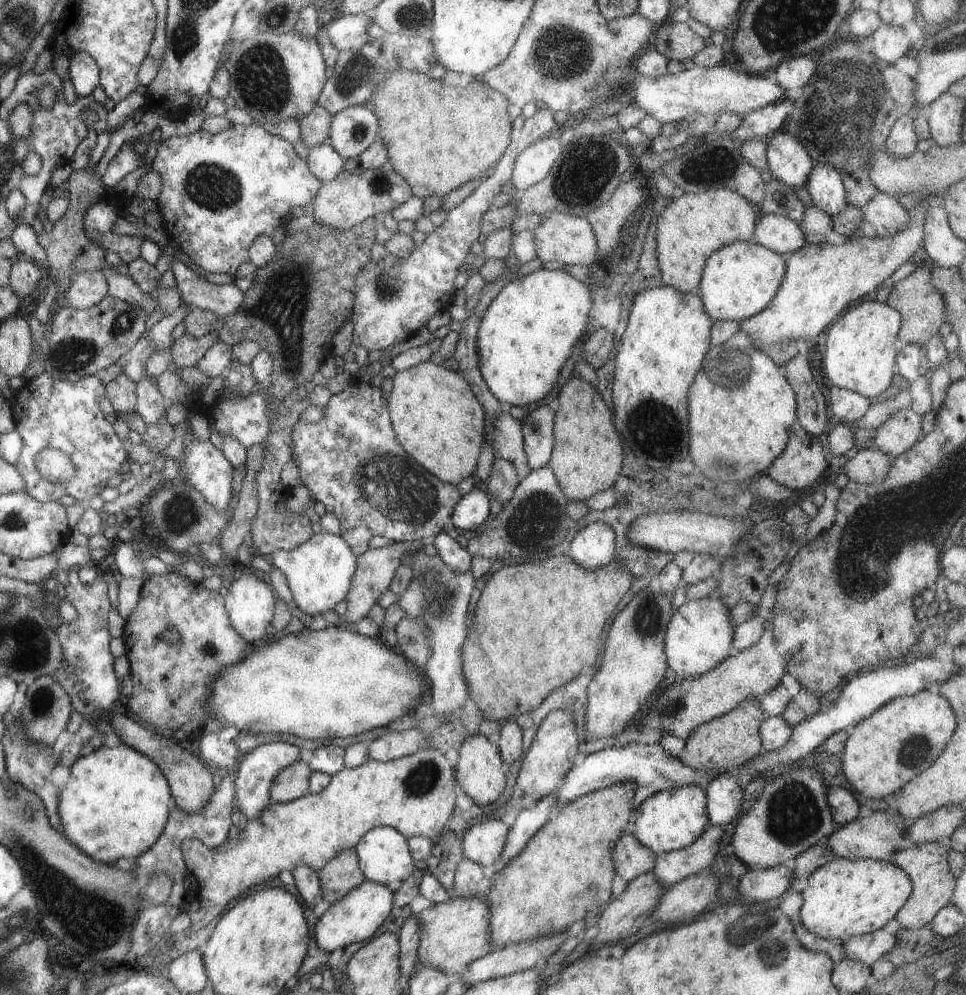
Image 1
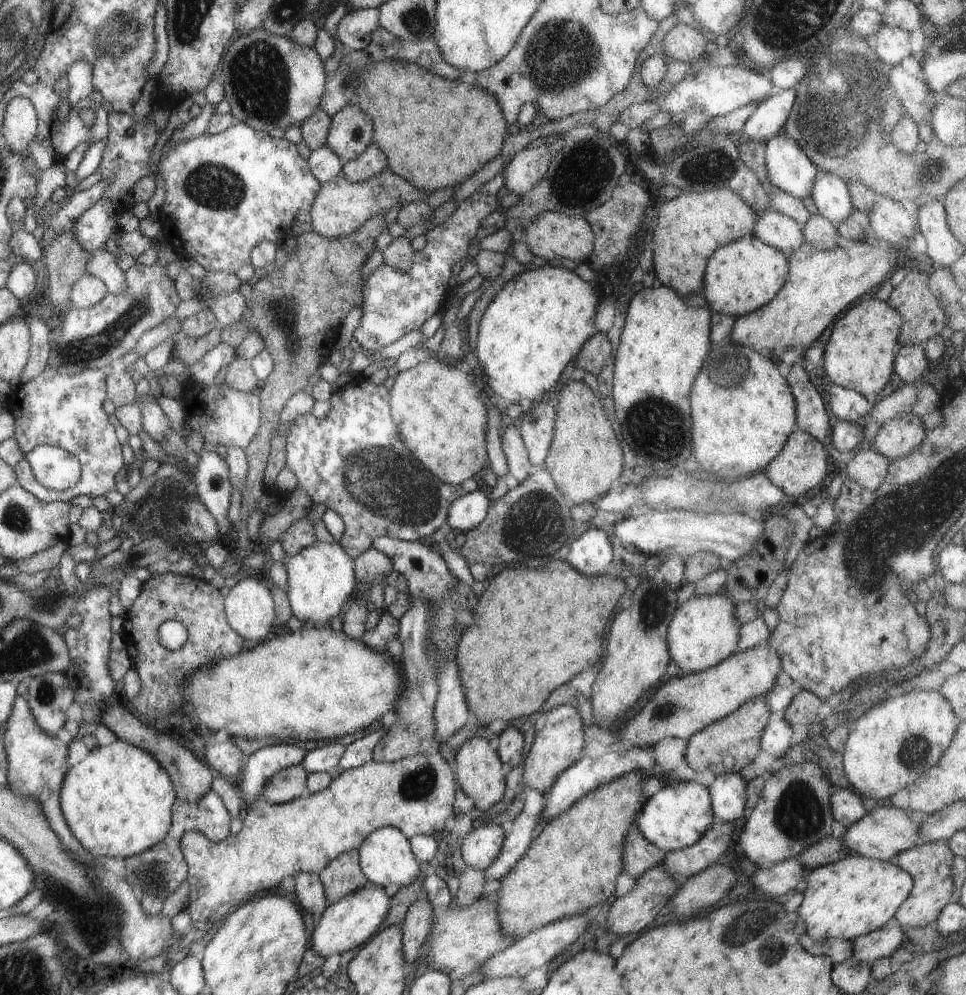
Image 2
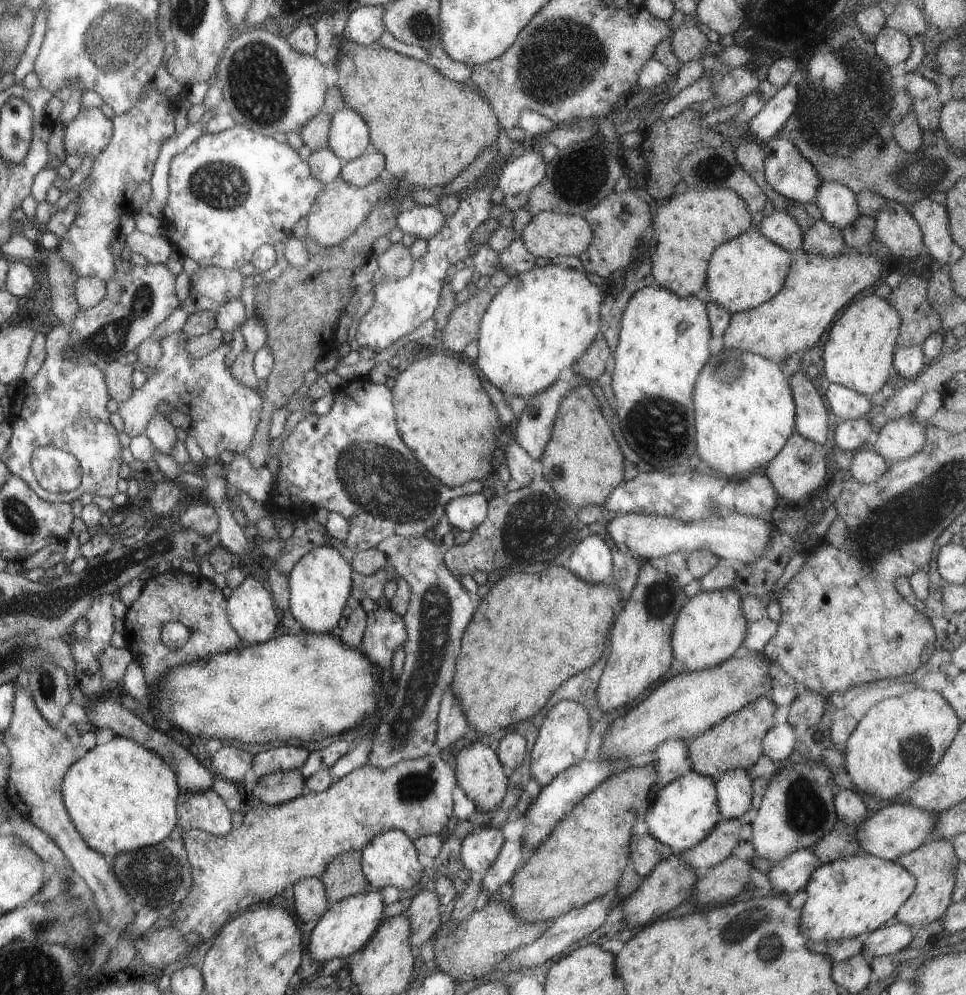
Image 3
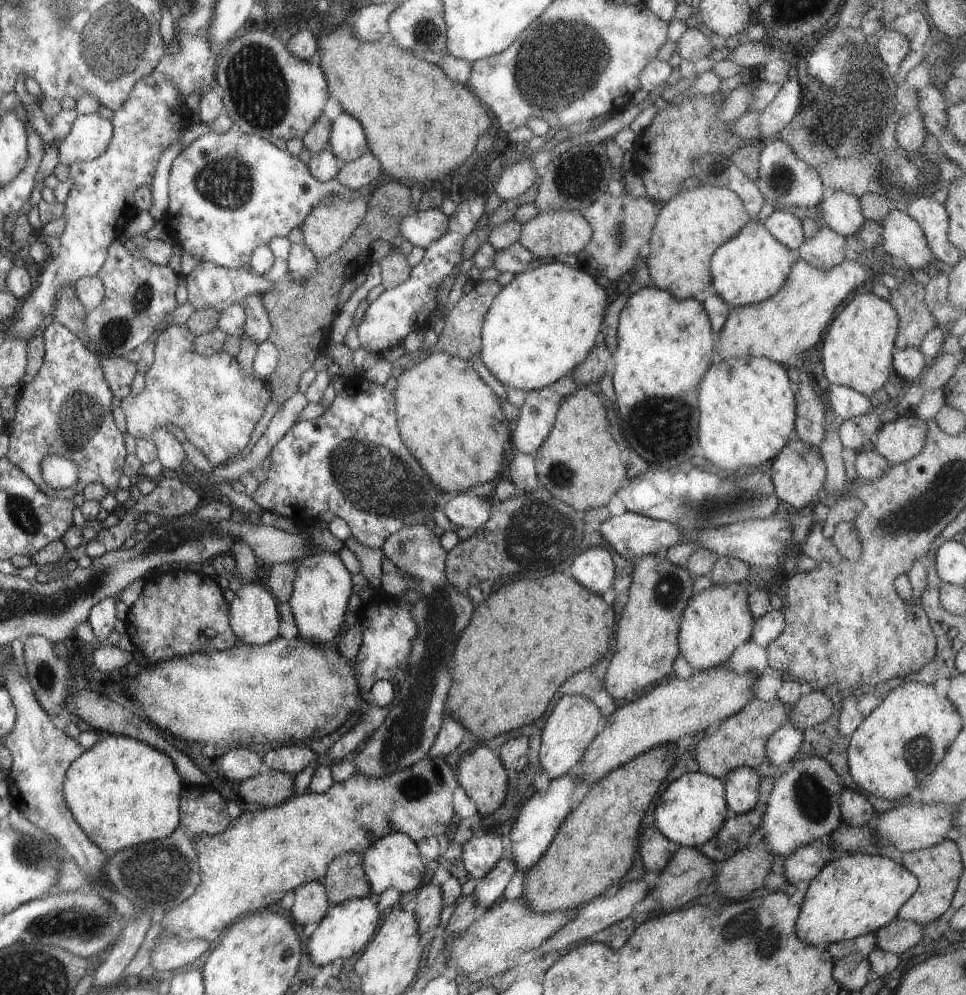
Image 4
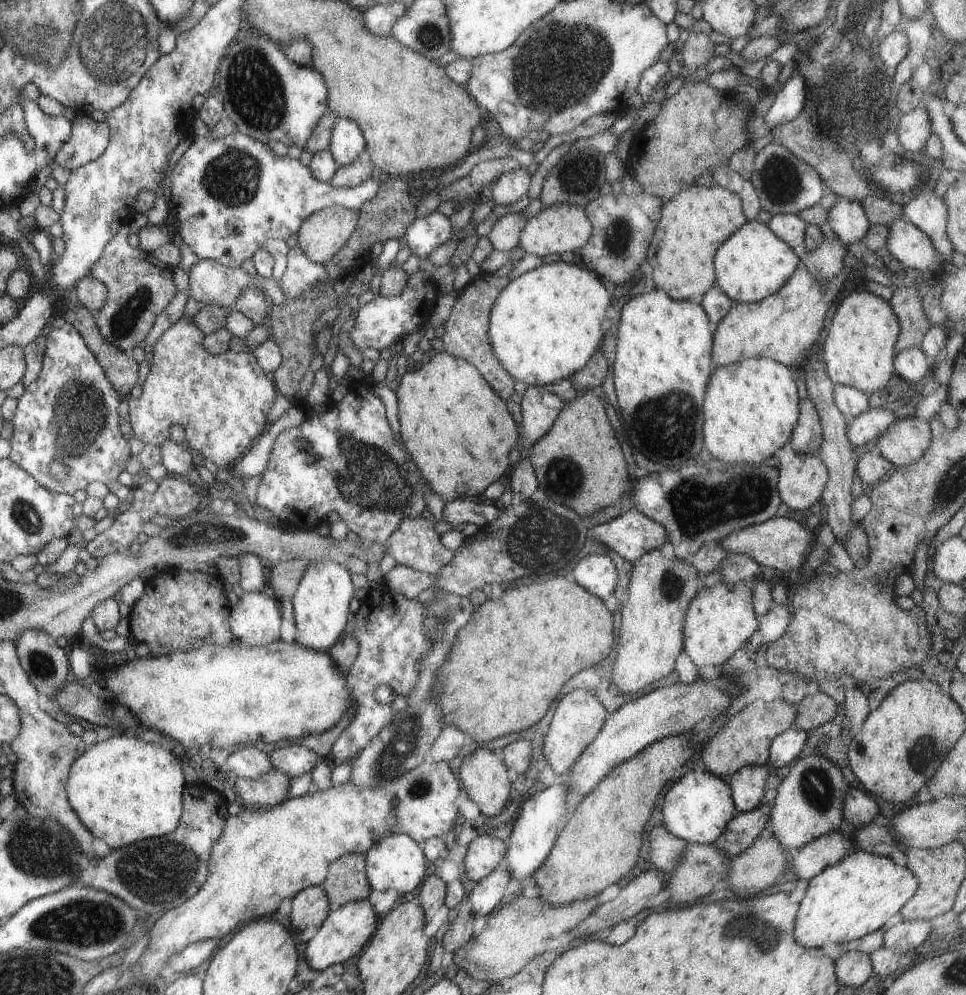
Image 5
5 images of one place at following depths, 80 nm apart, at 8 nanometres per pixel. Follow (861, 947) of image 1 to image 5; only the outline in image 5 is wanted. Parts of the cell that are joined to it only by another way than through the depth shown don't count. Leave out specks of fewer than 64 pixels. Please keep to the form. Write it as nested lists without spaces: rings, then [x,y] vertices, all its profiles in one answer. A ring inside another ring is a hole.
[[[902,920],[885,931],[882,946],[898,954],[911,953],[913,948],[923,944],[930,930],[929,920]]]

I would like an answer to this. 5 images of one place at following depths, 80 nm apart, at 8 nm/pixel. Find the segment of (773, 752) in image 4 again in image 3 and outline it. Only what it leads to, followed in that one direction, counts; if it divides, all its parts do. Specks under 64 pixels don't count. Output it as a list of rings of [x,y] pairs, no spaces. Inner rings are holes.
[[[775,723],[760,742],[762,754],[772,760],[774,764],[785,760],[793,752],[796,744],[793,727],[789,723]]]

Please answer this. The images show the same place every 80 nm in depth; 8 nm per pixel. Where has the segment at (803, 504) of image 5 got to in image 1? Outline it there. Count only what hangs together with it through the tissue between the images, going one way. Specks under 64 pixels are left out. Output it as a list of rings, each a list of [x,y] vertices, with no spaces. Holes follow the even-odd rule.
[[[794,424],[782,453],[765,470],[777,484],[792,491],[807,488],[822,475],[826,453],[818,436]]]

